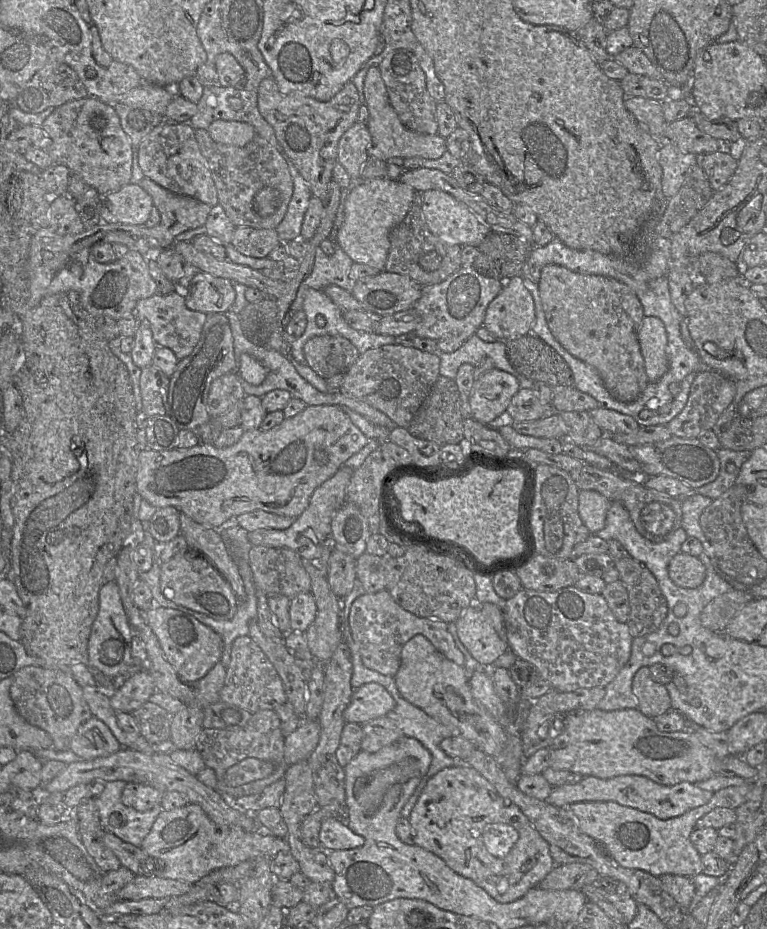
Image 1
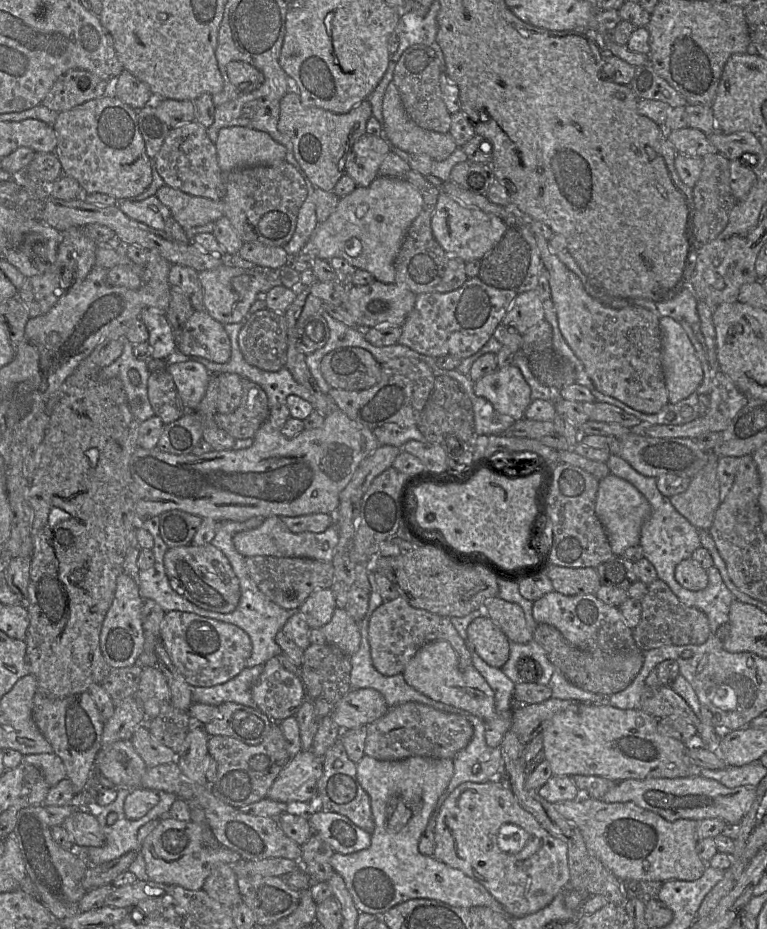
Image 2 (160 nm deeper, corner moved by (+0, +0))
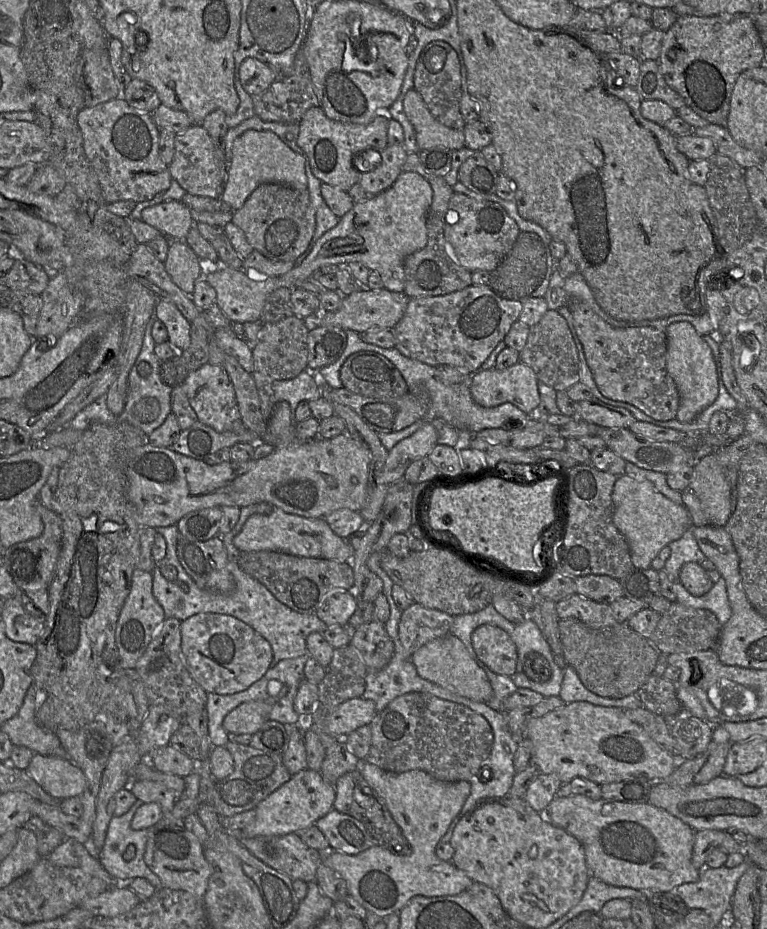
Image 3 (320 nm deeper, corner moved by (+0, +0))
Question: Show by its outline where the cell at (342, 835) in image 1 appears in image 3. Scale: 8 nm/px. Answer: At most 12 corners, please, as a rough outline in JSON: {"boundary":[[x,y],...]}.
{"boundary":[[334,809],[315,826],[332,851],[357,855],[377,844],[363,823]]}

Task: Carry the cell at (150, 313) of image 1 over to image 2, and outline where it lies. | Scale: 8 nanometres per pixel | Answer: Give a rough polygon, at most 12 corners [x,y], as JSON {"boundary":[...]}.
{"boundary":[[195,310],[176,332],[176,355],[226,363],[223,324]]}

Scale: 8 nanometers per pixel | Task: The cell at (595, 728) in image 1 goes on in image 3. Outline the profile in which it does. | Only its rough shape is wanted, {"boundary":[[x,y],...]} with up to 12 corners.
{"boundary":[[565,703],[531,719],[563,784],[661,781],[679,763],[624,709]]}

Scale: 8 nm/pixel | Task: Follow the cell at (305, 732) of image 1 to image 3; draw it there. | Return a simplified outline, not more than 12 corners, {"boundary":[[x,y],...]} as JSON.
{"boundary":[[301,770],[255,807],[252,838],[296,833],[330,812],[334,785]]}

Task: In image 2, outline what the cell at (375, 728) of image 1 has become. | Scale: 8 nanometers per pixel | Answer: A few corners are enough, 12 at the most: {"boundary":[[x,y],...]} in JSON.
{"boundary":[[418,702],[367,725],[381,761],[453,759],[474,735],[462,715]]}

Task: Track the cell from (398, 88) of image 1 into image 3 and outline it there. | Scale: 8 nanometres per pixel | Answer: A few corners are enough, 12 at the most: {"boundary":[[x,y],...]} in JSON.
{"boundary":[[436,40],[416,62],[413,89],[443,125],[463,129],[461,62]]}

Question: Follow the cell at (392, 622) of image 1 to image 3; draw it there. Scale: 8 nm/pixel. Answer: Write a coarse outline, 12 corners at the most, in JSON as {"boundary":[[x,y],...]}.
{"boundary":[[413,603],[398,639],[412,655],[449,633],[450,614]]}

